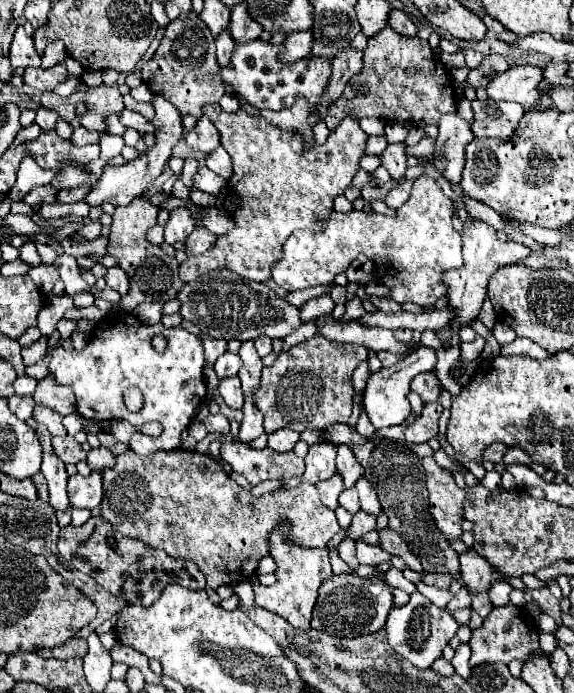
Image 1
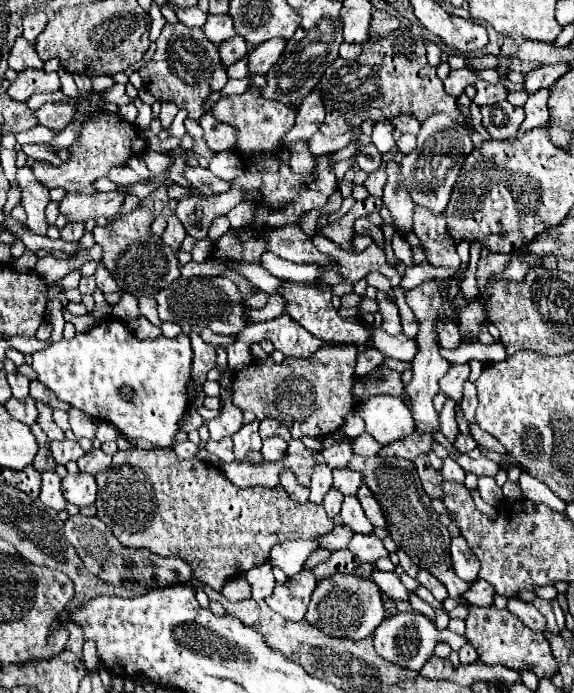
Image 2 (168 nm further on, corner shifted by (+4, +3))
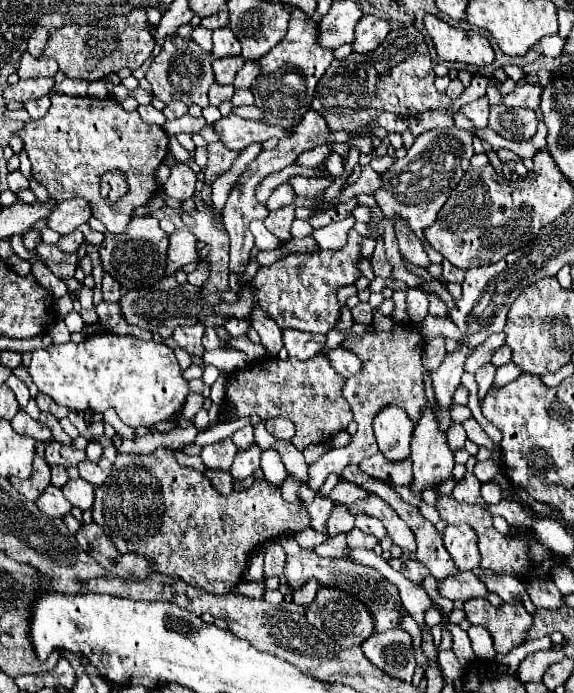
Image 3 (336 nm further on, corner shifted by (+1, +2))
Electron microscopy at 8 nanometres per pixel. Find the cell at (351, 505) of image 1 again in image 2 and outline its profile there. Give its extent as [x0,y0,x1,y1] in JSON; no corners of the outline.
[340,495,372,533]

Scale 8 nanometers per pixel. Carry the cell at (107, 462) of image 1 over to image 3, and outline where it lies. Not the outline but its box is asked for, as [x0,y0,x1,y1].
[77,458,111,486]

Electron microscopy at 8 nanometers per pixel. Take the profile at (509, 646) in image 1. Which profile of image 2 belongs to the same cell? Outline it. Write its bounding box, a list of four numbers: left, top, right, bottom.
[466,607,558,677]

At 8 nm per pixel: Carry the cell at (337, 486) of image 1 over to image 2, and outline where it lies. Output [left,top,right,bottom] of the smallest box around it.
[322,487,344,517]

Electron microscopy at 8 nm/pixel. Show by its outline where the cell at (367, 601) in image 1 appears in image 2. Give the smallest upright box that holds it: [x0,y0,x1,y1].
[304,573,386,641]

